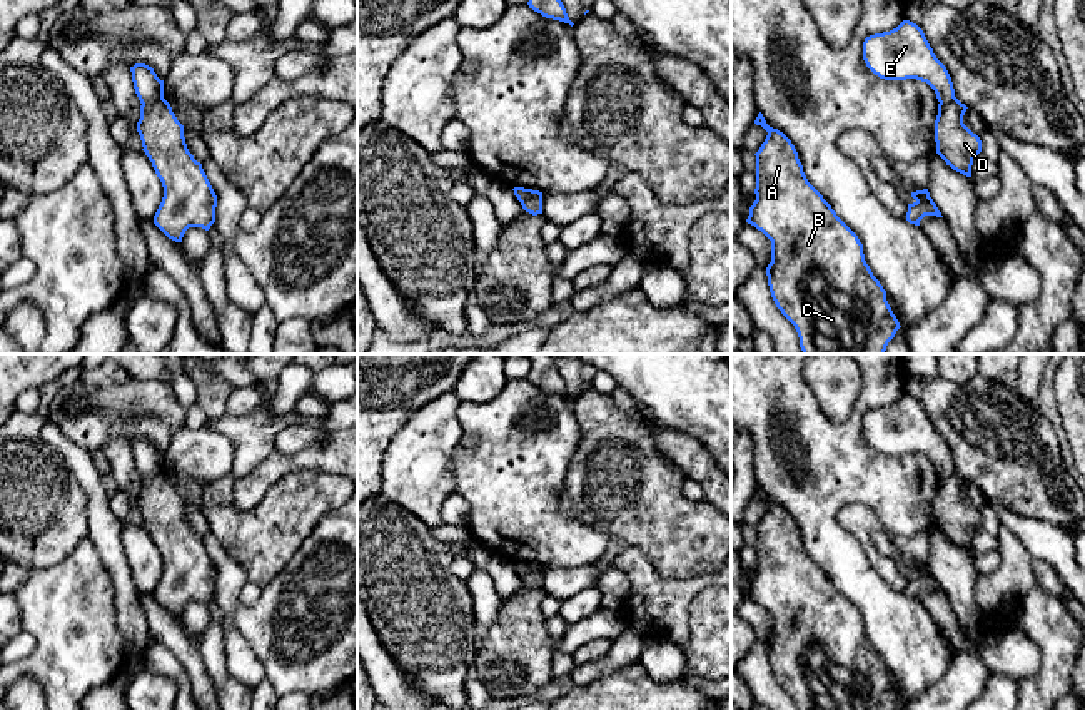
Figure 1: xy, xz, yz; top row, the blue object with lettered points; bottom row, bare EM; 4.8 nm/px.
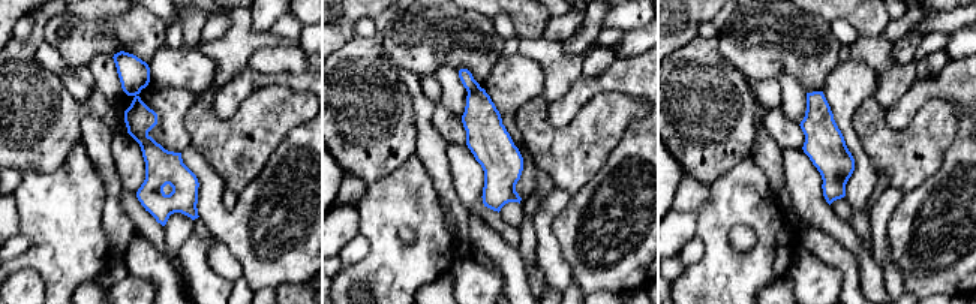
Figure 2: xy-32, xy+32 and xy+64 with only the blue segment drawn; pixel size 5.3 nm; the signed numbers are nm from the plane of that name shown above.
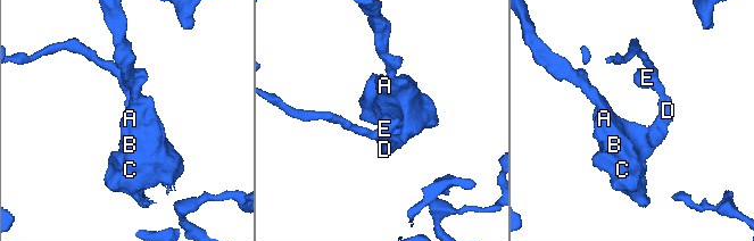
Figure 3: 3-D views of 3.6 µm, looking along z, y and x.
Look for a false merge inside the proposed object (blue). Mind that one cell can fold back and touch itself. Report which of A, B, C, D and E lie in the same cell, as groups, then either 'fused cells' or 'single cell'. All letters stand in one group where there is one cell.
A B C D / E; fused cells

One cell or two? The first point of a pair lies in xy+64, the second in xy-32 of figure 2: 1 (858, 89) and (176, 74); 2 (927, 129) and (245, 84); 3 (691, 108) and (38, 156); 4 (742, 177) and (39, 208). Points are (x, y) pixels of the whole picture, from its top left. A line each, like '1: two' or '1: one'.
1: one
2: two
3: one
4: one

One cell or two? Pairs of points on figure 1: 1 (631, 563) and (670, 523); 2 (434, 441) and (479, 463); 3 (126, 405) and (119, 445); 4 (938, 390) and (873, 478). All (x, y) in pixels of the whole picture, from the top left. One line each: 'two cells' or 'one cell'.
1: two cells
2: two cells
3: two cells
4: two cells

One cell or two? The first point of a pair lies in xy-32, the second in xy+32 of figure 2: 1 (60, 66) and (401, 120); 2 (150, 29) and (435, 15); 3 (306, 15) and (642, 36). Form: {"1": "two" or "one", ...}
{"1": "two", "2": "one", "3": "two"}

